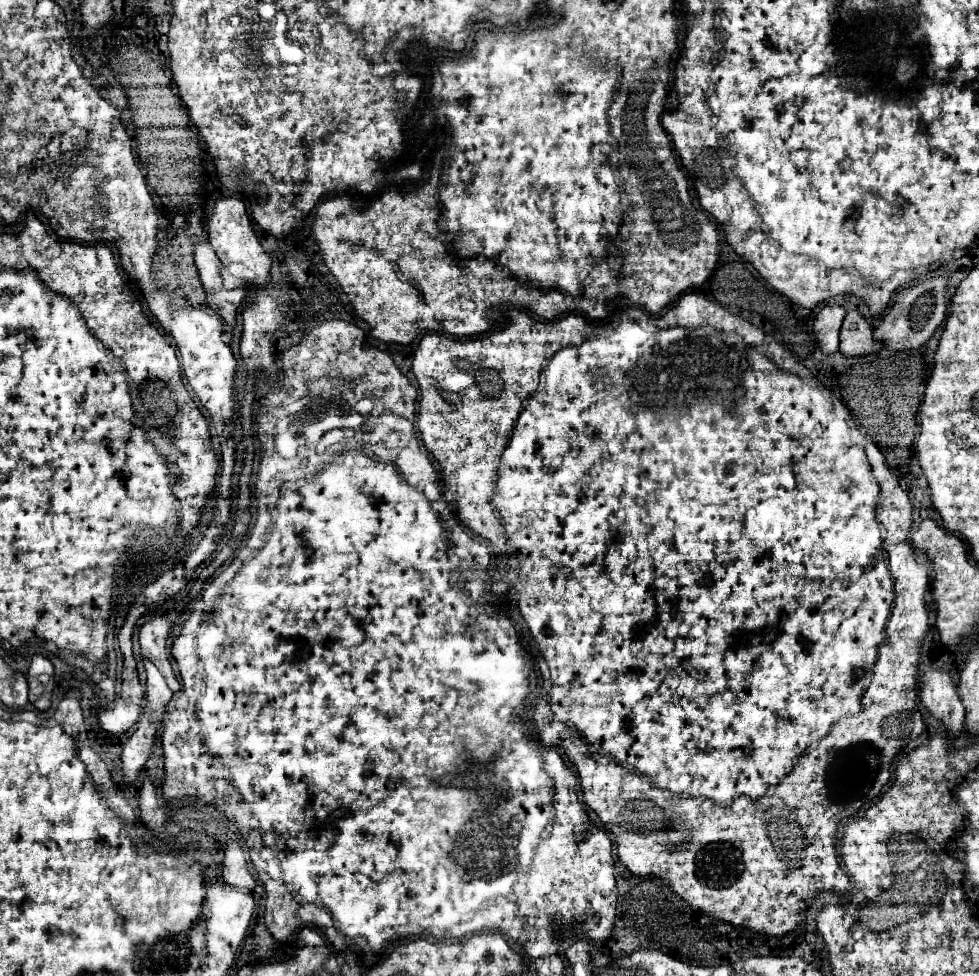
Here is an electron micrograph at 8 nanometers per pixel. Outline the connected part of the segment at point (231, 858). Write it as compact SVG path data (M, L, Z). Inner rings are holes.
M232 838L224 848L224 862L222 862L222 878L236 888L254 888L256 880L248 868L244 846L238 838Z

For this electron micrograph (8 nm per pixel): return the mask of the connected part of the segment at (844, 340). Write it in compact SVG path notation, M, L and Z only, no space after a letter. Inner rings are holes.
M850 310L840 330L840 352L846 356L878 352L882 348L882 342L874 340L872 332L872 324L858 310Z

